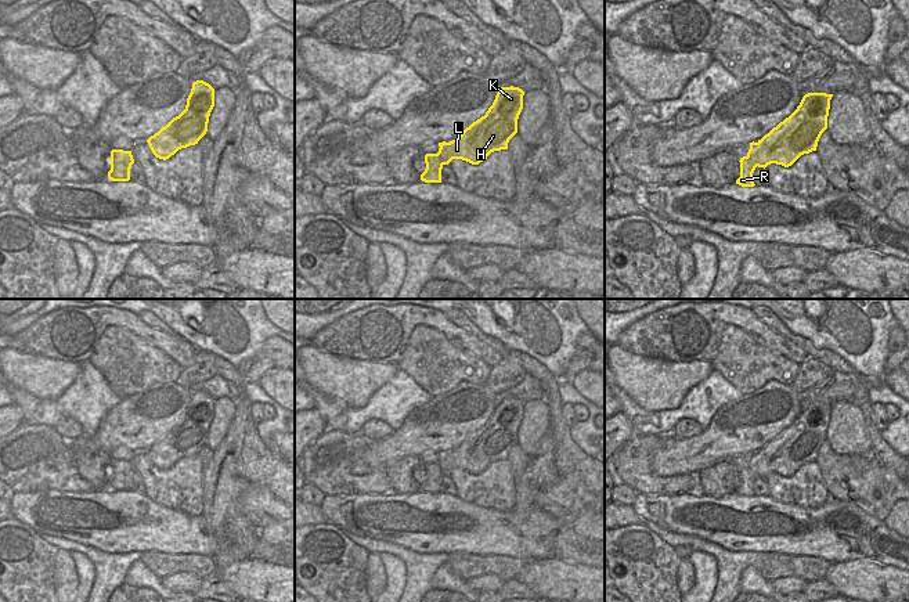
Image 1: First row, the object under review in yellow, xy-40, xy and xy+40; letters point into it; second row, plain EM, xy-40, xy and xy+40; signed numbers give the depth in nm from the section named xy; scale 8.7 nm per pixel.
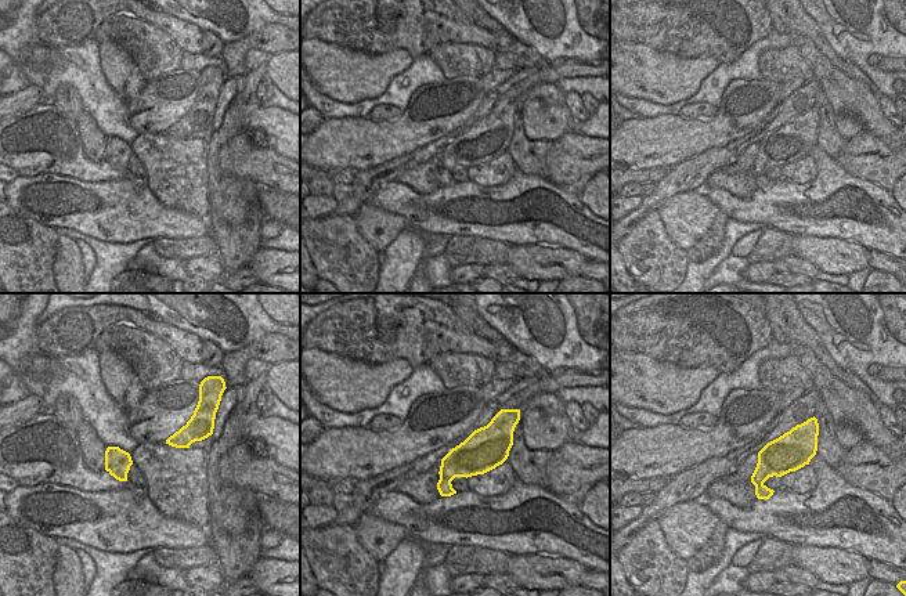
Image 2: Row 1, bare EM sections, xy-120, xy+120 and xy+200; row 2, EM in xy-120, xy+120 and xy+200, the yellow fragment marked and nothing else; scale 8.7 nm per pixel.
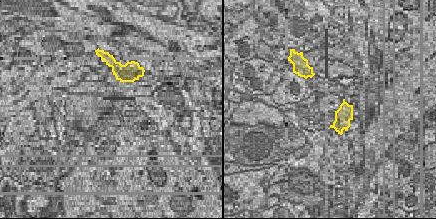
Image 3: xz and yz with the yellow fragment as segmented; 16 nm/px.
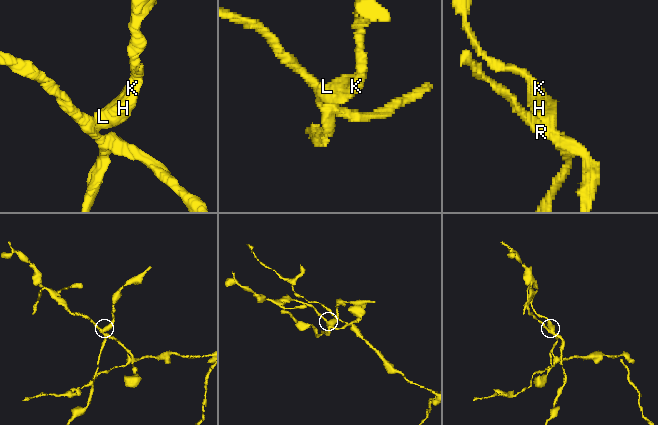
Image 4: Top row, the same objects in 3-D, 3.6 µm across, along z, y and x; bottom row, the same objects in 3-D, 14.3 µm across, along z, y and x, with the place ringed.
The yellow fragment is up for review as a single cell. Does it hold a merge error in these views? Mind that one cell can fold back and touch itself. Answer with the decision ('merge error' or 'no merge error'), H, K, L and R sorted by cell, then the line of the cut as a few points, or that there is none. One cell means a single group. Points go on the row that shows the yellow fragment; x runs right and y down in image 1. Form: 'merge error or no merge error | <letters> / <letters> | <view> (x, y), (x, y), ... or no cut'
merge error | H K L / R | xy (437, 152), (444, 163)

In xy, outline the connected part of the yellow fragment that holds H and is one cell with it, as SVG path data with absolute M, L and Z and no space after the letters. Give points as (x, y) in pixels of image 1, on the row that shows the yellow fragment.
M498 87L495 100L484 116L466 127L458 138L439 143L443 163L462 159L479 165L491 152L508 149L509 140L517 133L523 95L524 91L519 87Z

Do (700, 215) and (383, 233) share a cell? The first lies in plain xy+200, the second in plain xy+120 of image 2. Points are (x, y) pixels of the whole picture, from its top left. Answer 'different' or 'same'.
same

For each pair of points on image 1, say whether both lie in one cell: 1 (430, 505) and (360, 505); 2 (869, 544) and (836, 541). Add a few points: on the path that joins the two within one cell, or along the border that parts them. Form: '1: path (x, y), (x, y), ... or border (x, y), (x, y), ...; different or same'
1: path (412, 511), (378, 511); same
2: path (861, 543), (844, 541); same

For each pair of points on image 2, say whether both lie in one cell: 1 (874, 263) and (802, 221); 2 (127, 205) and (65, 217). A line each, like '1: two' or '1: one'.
1: two
2: one

